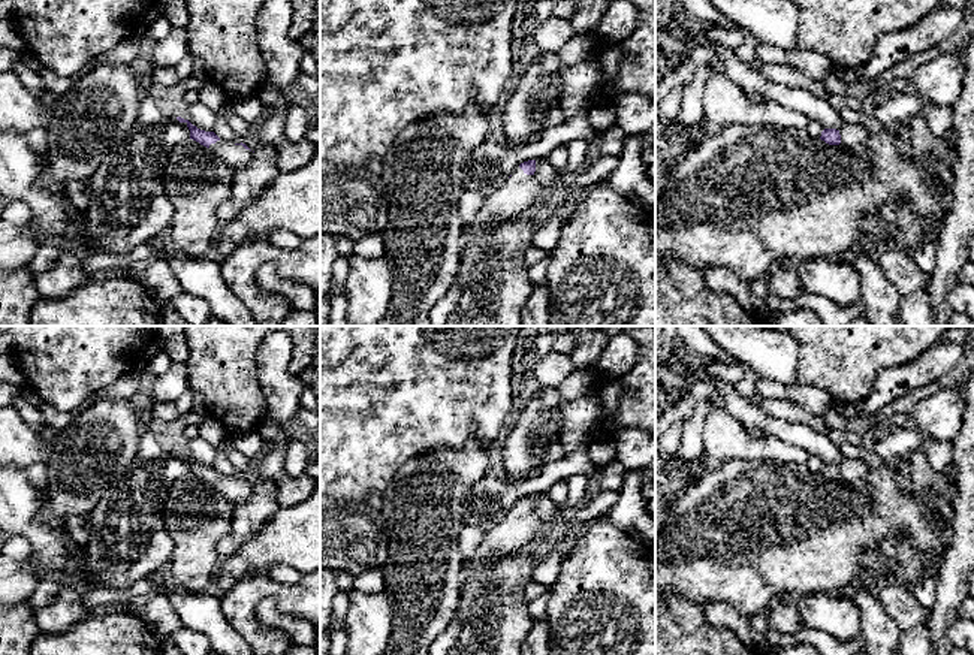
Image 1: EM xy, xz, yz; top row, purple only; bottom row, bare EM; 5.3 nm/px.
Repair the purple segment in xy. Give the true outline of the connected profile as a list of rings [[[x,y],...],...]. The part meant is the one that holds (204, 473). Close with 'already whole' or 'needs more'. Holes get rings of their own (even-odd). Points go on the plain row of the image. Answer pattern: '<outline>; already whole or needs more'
[[[177,452],[180,458],[186,458],[190,465],[190,474],[199,477],[200,480],[209,483],[215,491],[218,491],[226,499],[233,504],[245,501],[253,488],[245,479],[229,479],[221,476],[214,467],[205,467],[193,461],[189,455]]]; needs more

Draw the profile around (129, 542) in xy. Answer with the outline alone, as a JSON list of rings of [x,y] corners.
[[[154,429],[141,435],[133,462],[106,488],[88,513],[91,532],[84,550],[100,582],[117,591],[127,589],[169,564],[174,540],[165,528],[165,499],[172,483],[186,474],[190,474],[189,462],[183,461]]]

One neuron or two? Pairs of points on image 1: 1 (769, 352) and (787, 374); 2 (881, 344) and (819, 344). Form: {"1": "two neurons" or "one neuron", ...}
{"1": "one neuron", "2": "one neuron"}

